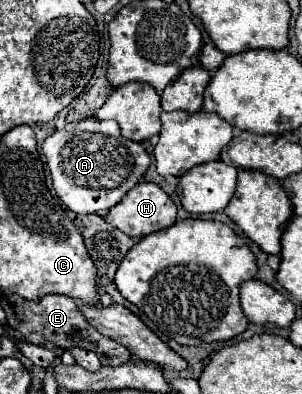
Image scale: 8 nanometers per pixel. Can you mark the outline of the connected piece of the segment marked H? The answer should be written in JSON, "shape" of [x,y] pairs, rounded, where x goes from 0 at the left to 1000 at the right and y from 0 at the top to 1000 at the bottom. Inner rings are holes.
{"shape":[[[464,459],[457,475],[437,475],[437,485],[417,490],[417,505],[404,505],[404,515],[391,515],[391,525],[371,525],[358,536],[351,561],[364,571],[377,571],[384,581],[397,581],[404,591],[417,591],[424,602],[464,607],[510,586],[576,571],[583,566],[583,520],[517,464]]]}

